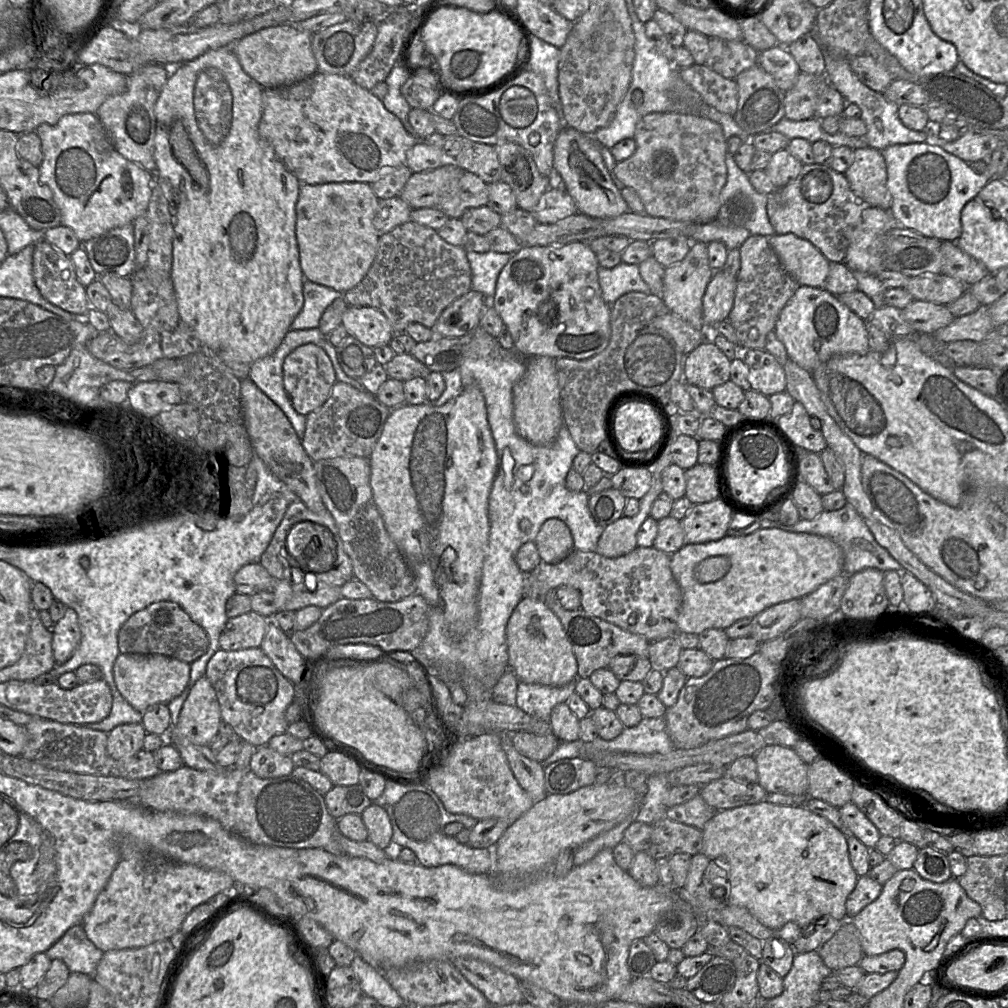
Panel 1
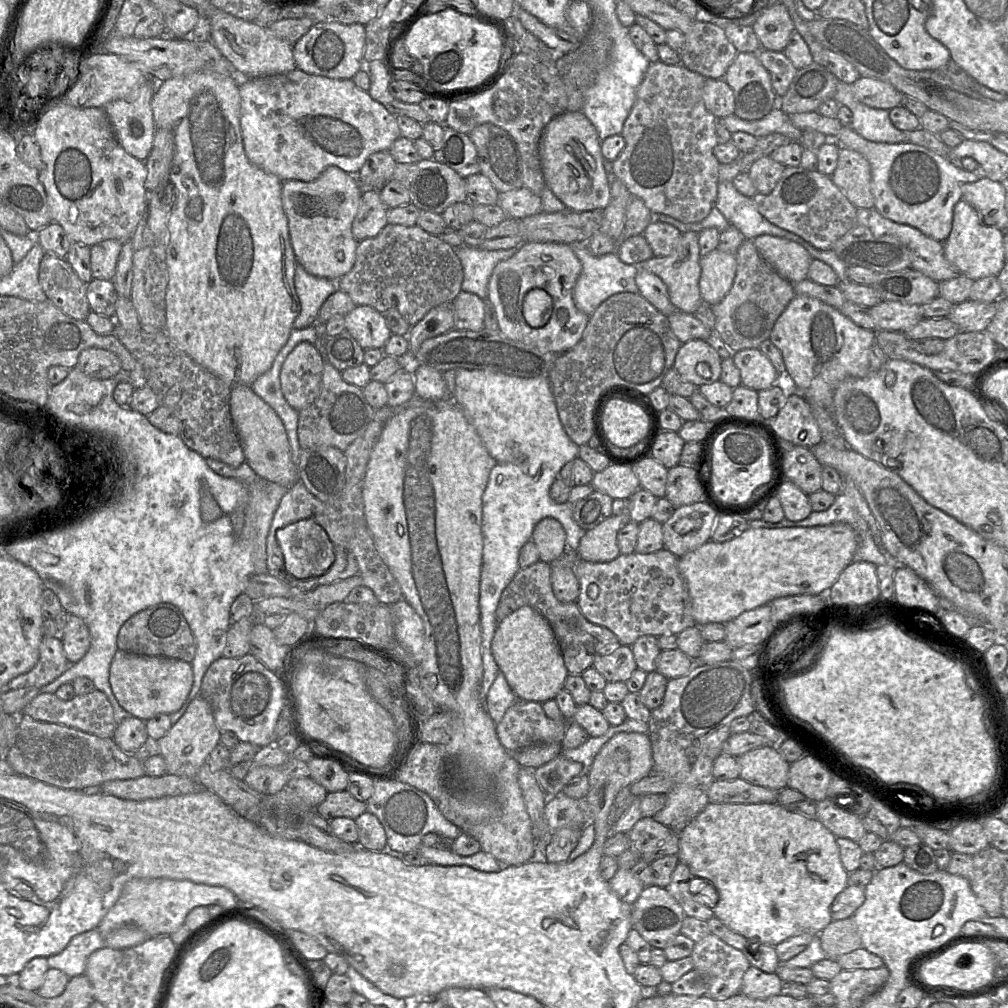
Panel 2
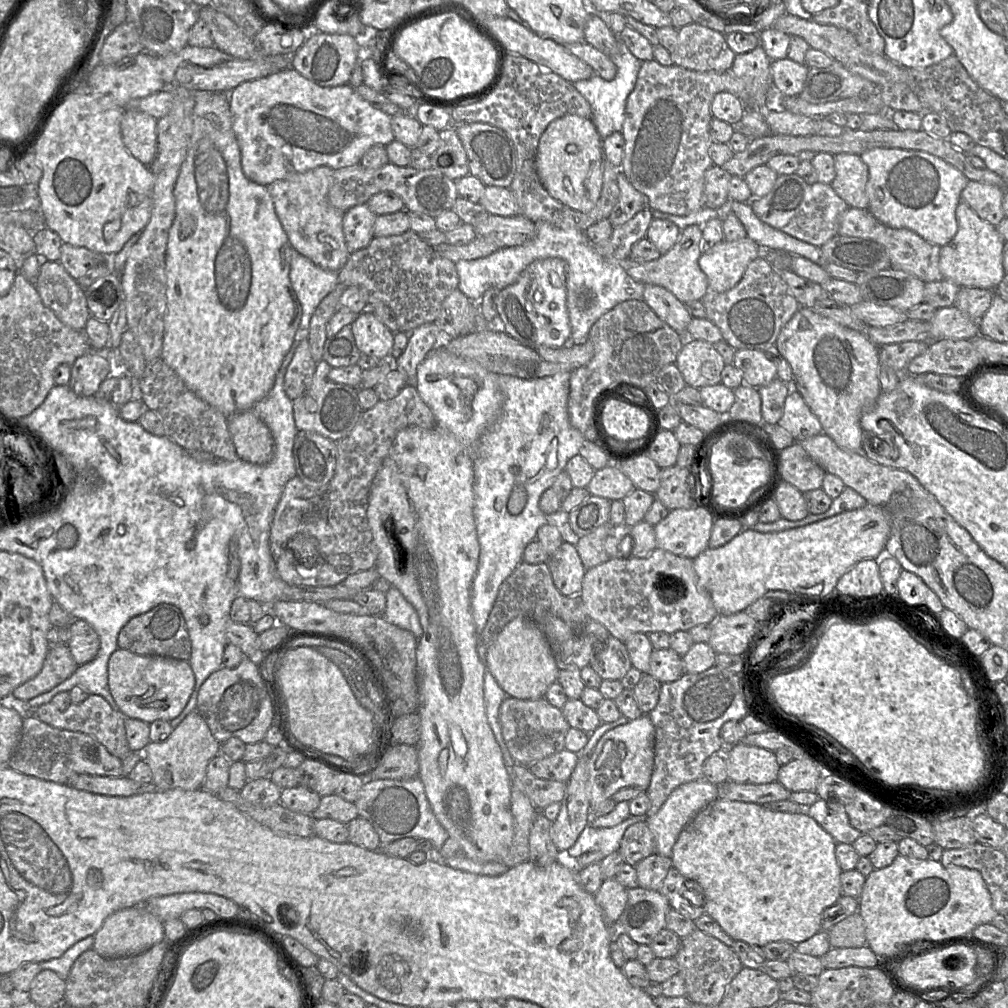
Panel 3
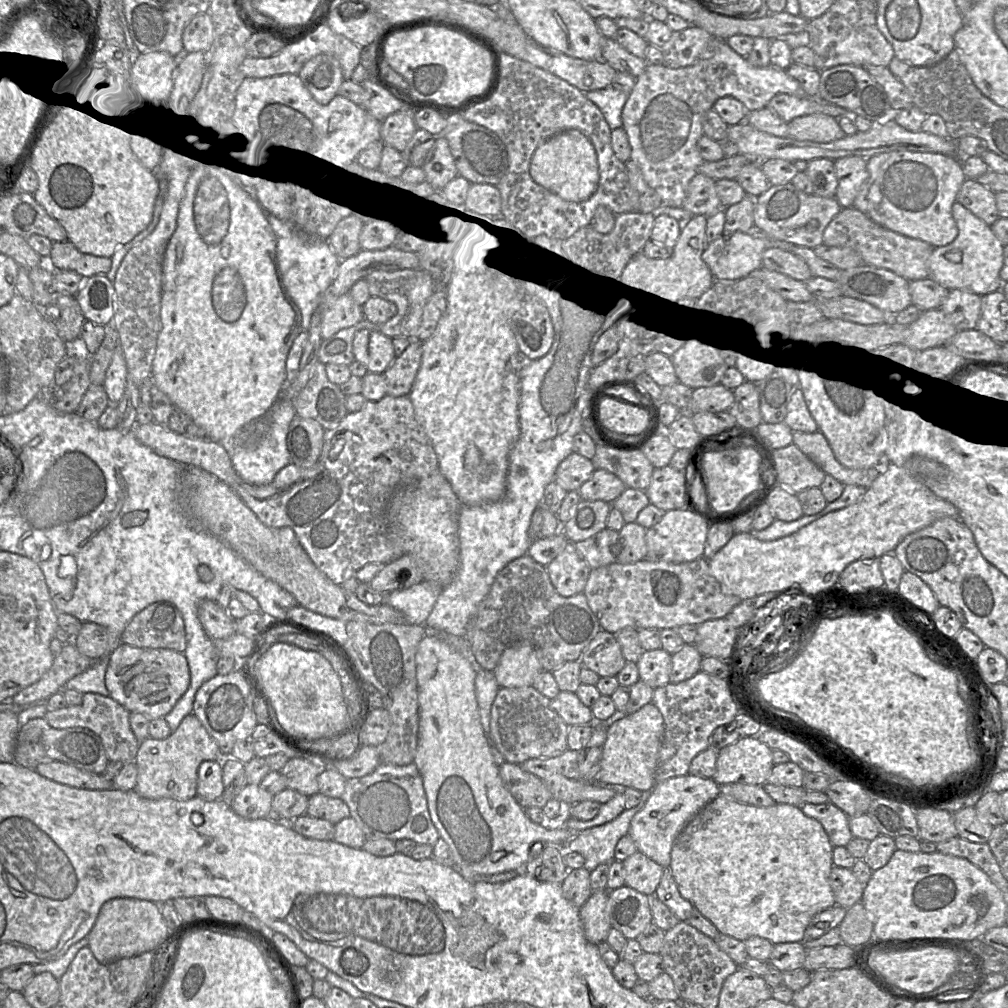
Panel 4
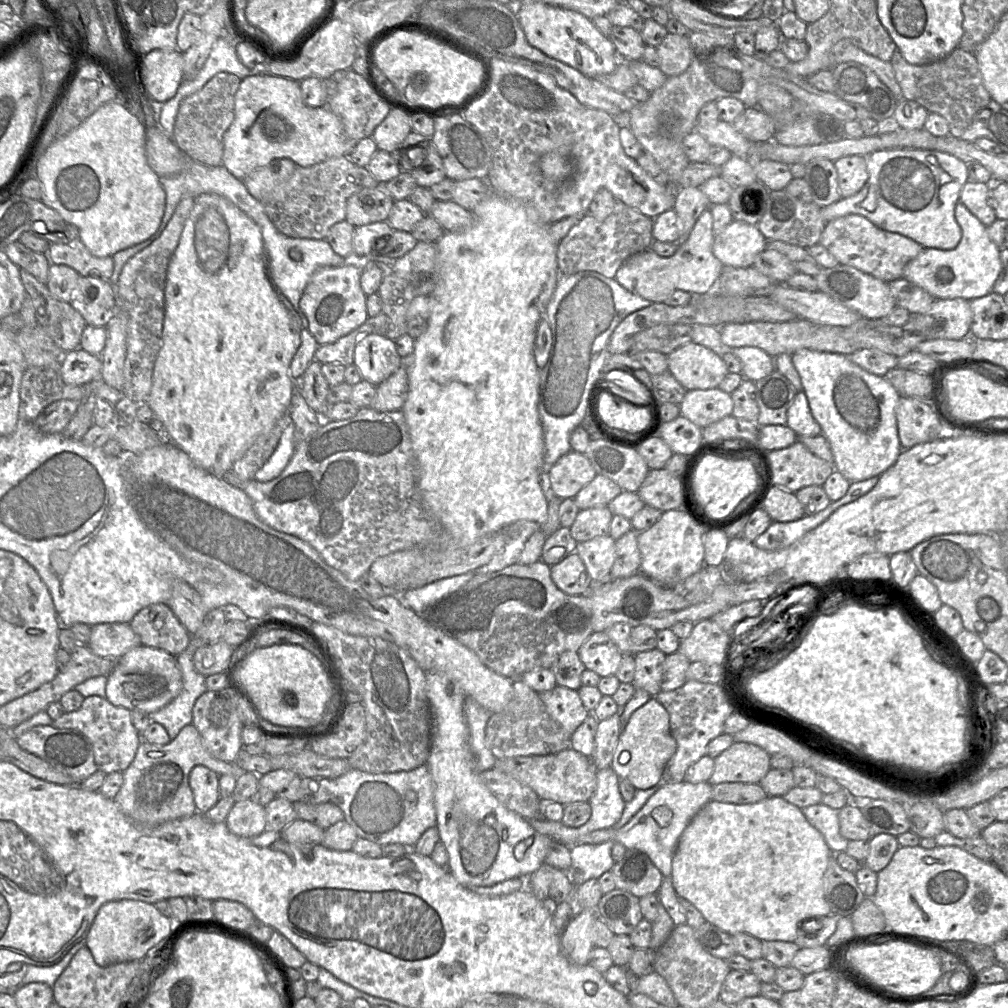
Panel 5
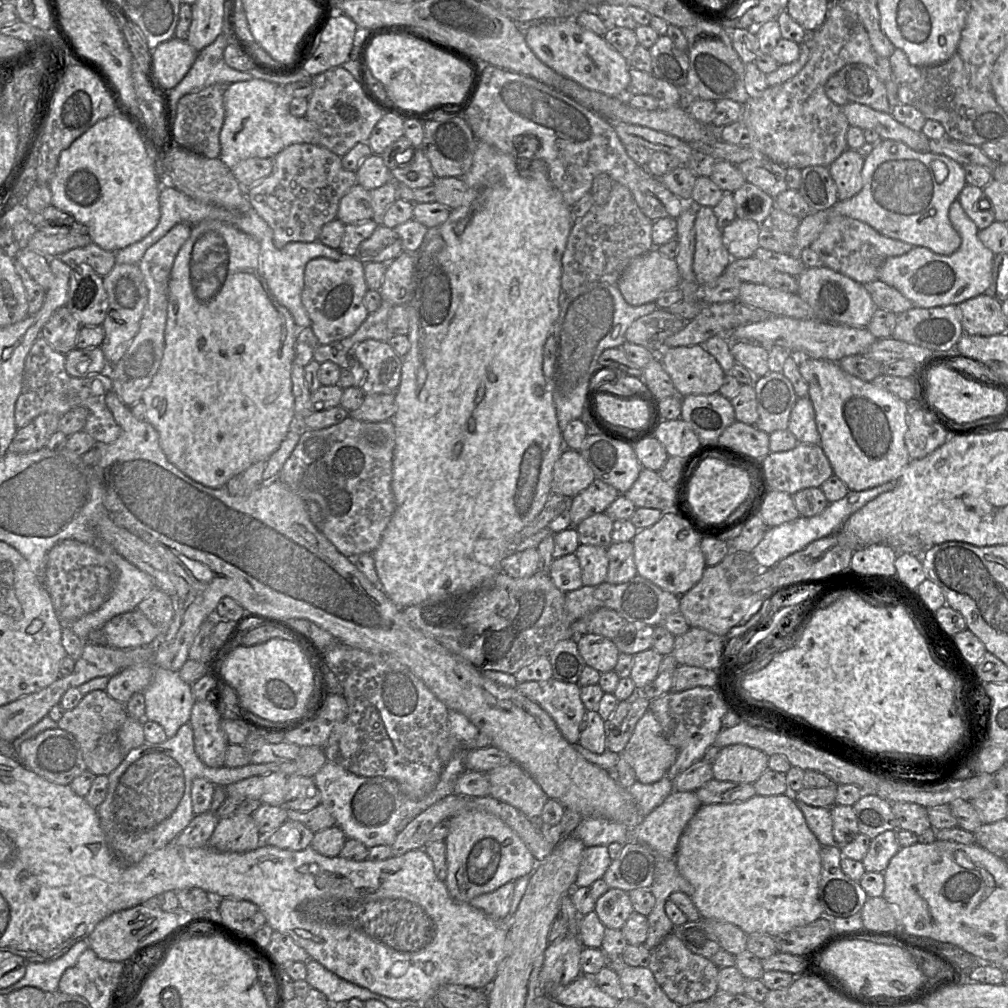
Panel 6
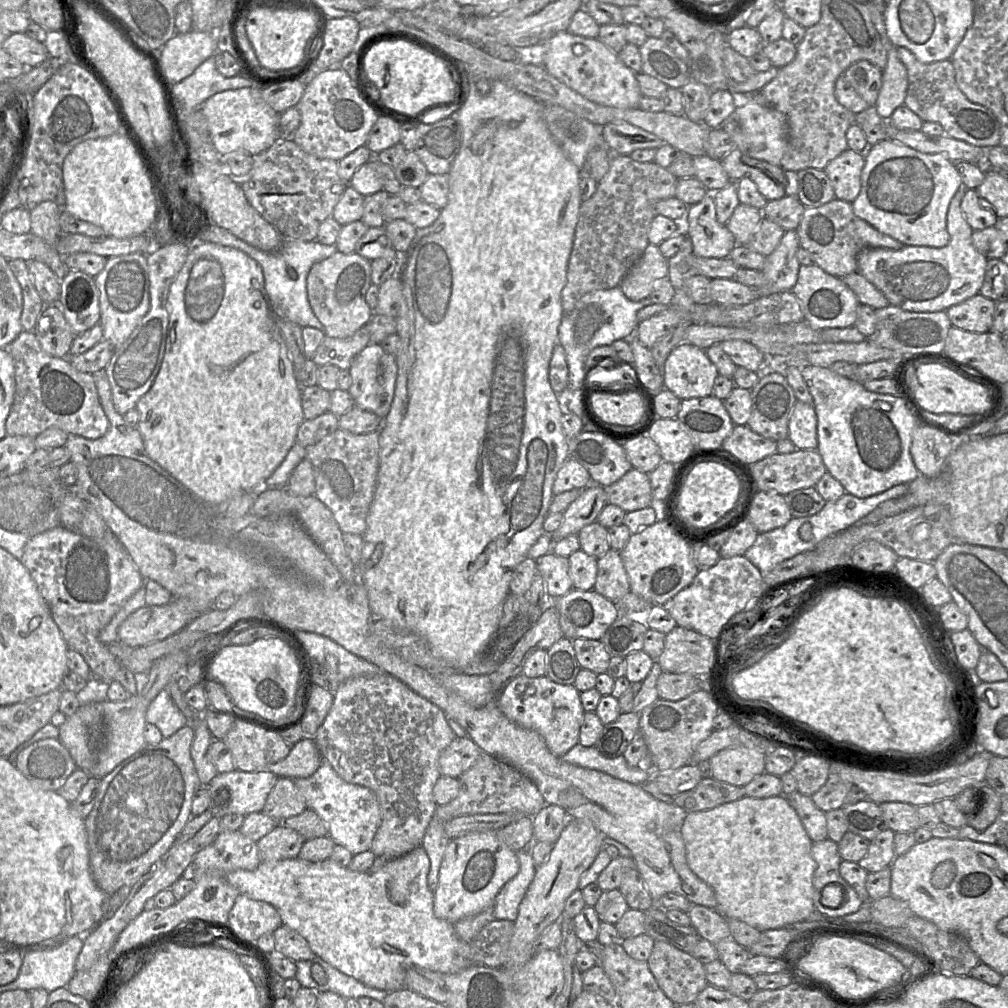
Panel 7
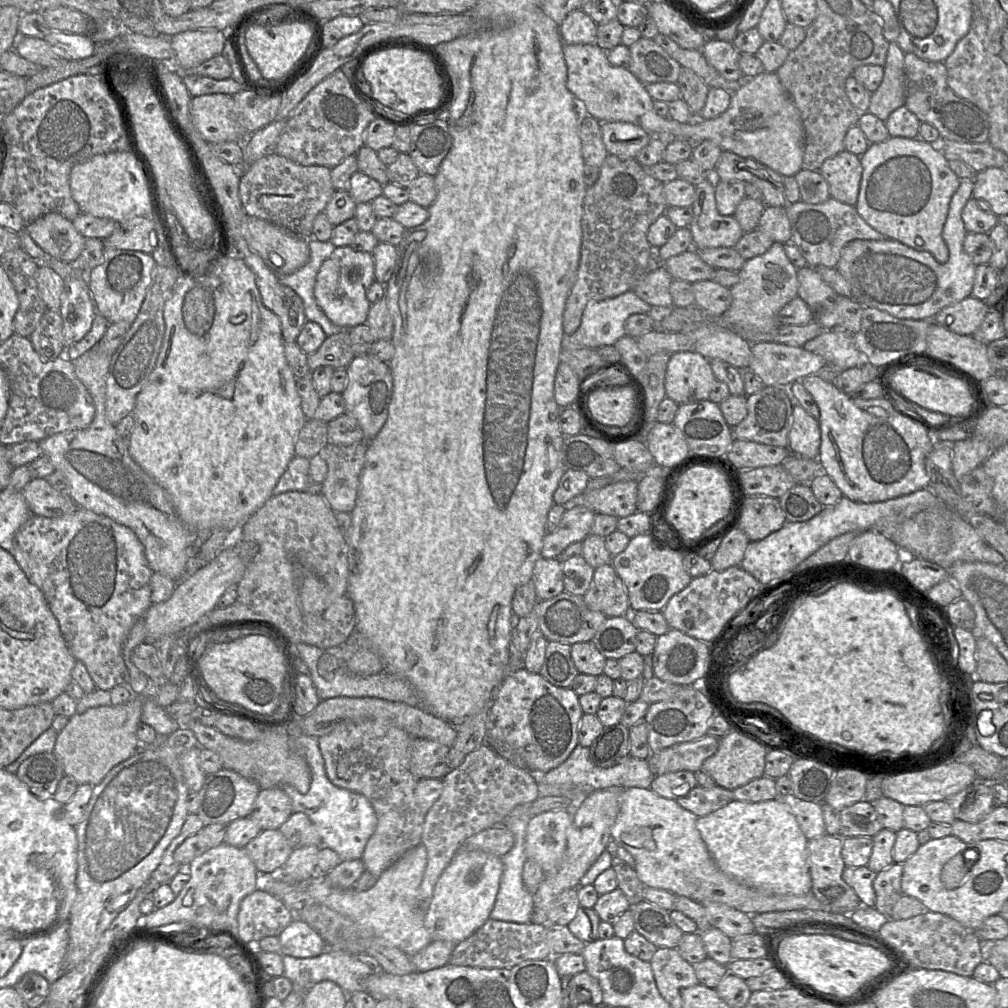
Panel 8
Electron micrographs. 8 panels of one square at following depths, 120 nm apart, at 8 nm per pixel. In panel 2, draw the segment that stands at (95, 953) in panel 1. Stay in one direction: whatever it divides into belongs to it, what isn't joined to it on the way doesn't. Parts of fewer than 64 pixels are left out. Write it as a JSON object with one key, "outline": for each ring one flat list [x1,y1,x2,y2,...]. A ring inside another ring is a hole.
{"outline":[[95,928,74,936,60,953,46,958,49,968,59,969,71,978,84,974,89,956,103,947,105,937]]}

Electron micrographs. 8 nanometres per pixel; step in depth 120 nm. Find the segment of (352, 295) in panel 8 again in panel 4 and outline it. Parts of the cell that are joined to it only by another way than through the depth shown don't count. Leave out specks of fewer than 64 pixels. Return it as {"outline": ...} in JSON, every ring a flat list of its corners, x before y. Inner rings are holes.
{"outline":[[325,292,322,297,321,310,323,340,365,319,362,306,354,301,349,292,338,297]]}

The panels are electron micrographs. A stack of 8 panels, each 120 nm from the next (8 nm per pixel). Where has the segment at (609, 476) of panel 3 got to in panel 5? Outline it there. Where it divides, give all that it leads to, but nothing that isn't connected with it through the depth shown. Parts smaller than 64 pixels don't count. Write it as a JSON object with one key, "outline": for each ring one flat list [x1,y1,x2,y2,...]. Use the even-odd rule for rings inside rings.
{"outline":[[596,474,591,482,585,485,573,498,579,510,607,506,622,492,621,487,610,478]]}

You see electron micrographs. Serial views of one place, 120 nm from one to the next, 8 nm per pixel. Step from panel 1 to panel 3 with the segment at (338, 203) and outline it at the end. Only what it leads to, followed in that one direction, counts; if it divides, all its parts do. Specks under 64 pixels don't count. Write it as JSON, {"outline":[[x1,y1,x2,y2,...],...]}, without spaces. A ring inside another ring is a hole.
{"outline":[[319,166,304,173,277,180,266,187,292,248,315,265,338,272,346,264,349,251,342,225,345,212,333,207,328,201,333,171,327,166]]}

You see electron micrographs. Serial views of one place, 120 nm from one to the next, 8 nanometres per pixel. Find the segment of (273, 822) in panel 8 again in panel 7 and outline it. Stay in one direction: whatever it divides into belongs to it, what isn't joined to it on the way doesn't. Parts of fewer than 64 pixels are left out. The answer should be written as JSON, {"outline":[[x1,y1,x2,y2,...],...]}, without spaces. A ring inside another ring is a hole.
{"outline":[[279,778,261,812,281,823,287,818,300,815,306,809,306,801,293,779]]}

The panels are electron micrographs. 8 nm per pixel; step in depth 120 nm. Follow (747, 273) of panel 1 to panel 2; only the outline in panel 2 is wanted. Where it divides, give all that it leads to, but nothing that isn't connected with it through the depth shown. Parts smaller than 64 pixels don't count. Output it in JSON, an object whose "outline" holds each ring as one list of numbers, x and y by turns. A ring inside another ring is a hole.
{"outline":[[745,239,735,252,737,261,733,285,726,296,711,306,716,332,733,352,758,348,768,340,773,326,795,297,793,284,780,276,760,255,753,240]]}

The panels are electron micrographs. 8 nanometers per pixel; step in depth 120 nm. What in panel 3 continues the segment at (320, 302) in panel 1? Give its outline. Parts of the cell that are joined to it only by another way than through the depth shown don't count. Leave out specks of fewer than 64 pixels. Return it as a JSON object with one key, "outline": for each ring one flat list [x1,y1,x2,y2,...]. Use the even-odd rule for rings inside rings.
{"outline":[[291,248,289,278,302,307,299,331,308,332,313,313,338,284,338,272,325,270]]}

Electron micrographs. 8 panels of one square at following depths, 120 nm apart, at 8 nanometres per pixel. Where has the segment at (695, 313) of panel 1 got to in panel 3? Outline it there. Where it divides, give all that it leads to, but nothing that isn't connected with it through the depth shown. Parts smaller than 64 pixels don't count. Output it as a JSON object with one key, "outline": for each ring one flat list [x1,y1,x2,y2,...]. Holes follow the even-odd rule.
{"outline":[[699,225,687,226,680,231,680,237,675,245,658,259,644,263,627,261,625,264,627,273,640,283,666,288,683,303,702,300,708,292,708,280,699,266,699,258,702,255,701,243,702,227],[687,240,691,240,692,245,687,249,682,249,681,245,687,242]]}

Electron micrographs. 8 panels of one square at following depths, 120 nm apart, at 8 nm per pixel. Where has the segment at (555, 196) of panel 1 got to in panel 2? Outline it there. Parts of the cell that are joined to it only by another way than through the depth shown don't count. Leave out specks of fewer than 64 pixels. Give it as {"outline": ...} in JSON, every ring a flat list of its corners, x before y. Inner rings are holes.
{"outline":[[527,188,500,193,497,204,509,218,525,218,542,212,541,197]]}

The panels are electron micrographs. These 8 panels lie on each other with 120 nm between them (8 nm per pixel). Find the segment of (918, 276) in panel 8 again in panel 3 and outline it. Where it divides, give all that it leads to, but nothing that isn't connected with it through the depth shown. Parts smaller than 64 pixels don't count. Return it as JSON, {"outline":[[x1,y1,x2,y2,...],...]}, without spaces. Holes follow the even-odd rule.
{"outline":[[965,202,956,208,958,231,954,238,940,248,939,269,942,280,949,280,960,287,972,287,996,290,1005,276,1003,267,1004,239,996,226,982,220]]}

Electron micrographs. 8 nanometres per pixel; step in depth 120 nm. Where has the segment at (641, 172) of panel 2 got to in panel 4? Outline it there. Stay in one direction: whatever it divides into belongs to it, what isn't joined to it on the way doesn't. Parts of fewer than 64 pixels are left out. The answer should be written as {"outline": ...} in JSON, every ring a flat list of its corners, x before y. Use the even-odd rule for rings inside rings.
{"outline":[[726,41,720,43,715,54,691,66,670,68,664,64,647,64,643,73,636,78,635,86,622,110,623,128,631,146,631,157,641,169,644,180,661,197,663,205,681,208,686,198,691,179,698,174,699,167,705,162,697,147,703,133,704,115,722,97,733,97,743,103,747,112,766,107,777,94,790,94,807,97,800,83,791,77,786,69,769,65,754,67,736,53]]}

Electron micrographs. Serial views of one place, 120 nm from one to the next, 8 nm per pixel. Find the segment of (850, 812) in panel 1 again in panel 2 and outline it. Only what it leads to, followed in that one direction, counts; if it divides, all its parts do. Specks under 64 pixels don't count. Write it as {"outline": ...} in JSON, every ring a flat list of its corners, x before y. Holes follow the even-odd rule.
{"outline":[[826,798,817,802,816,819,836,837,848,838,857,843,867,832,862,818,842,809,836,798]]}

